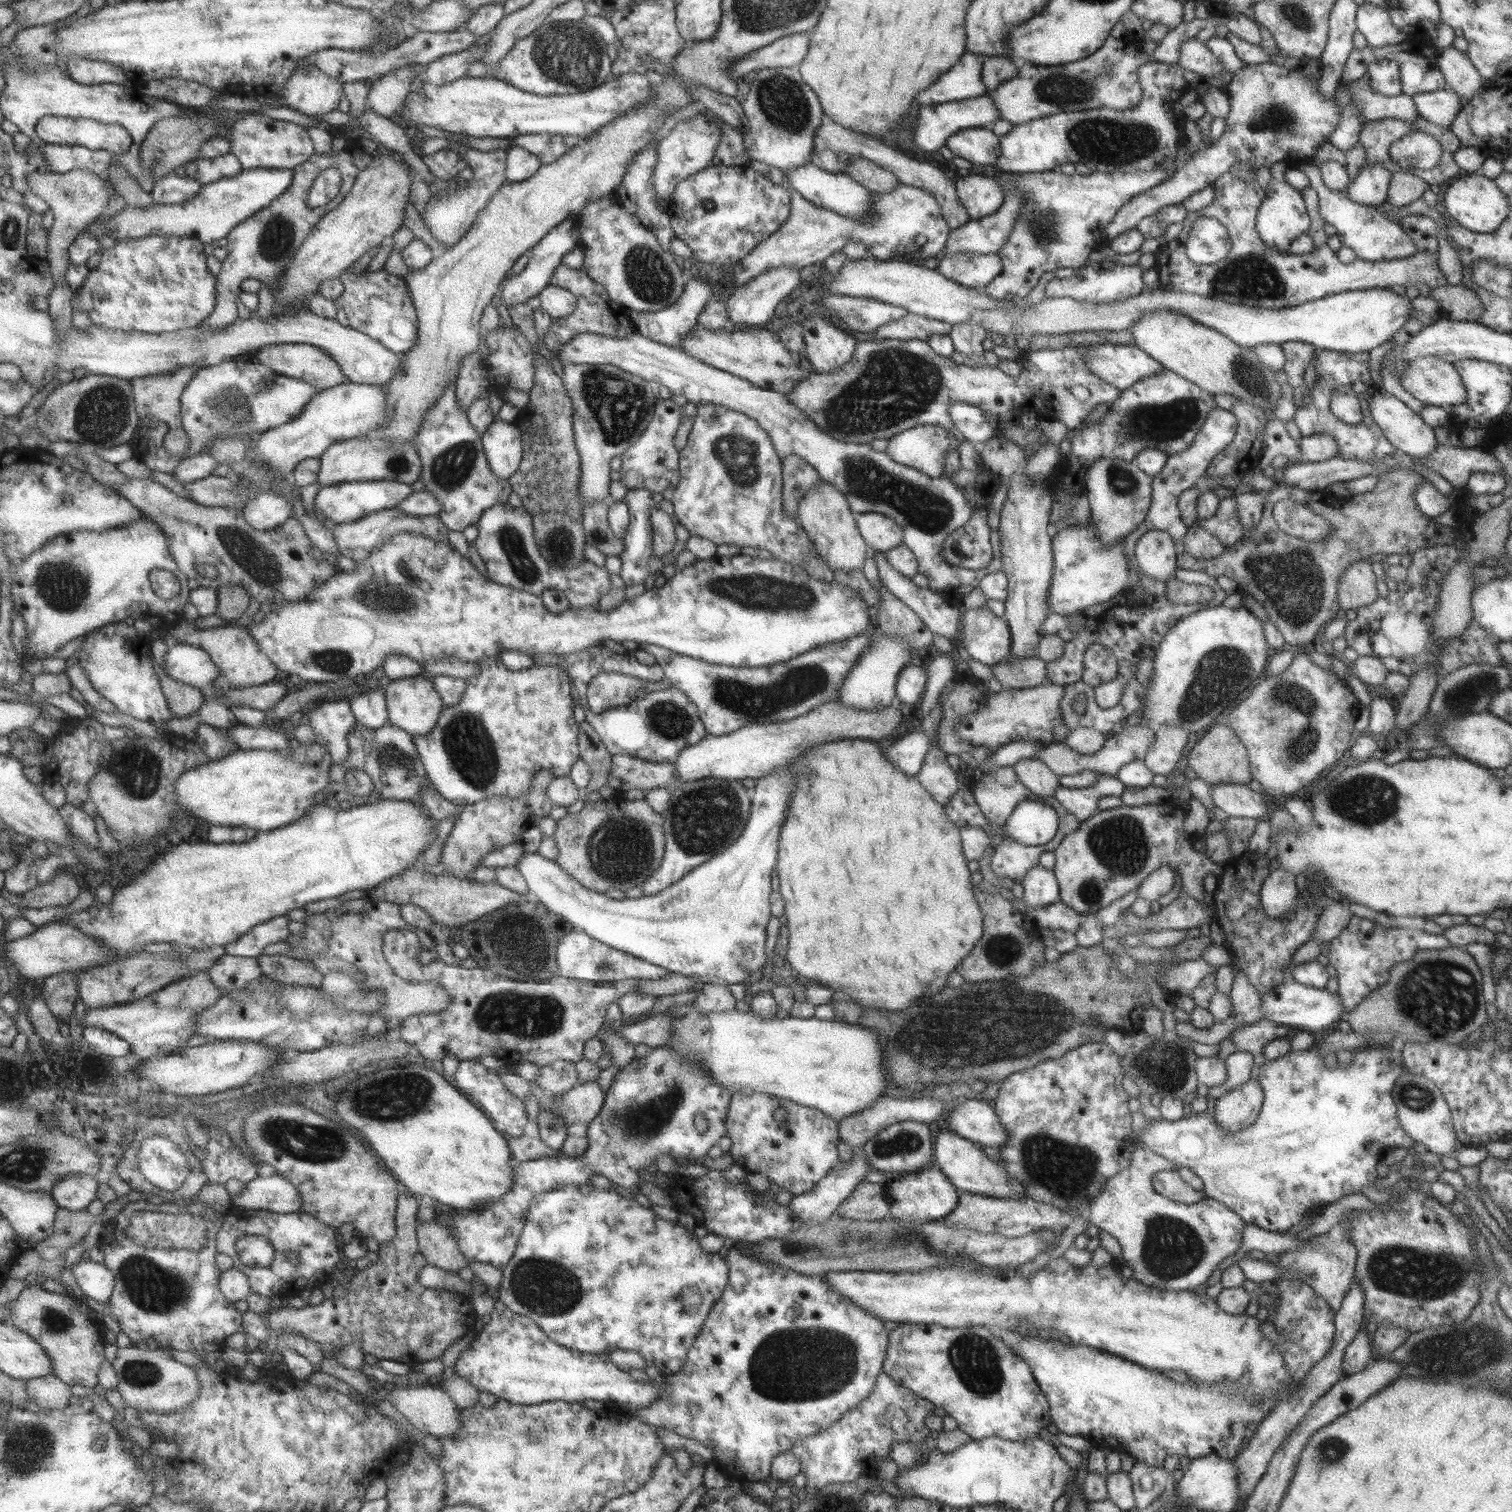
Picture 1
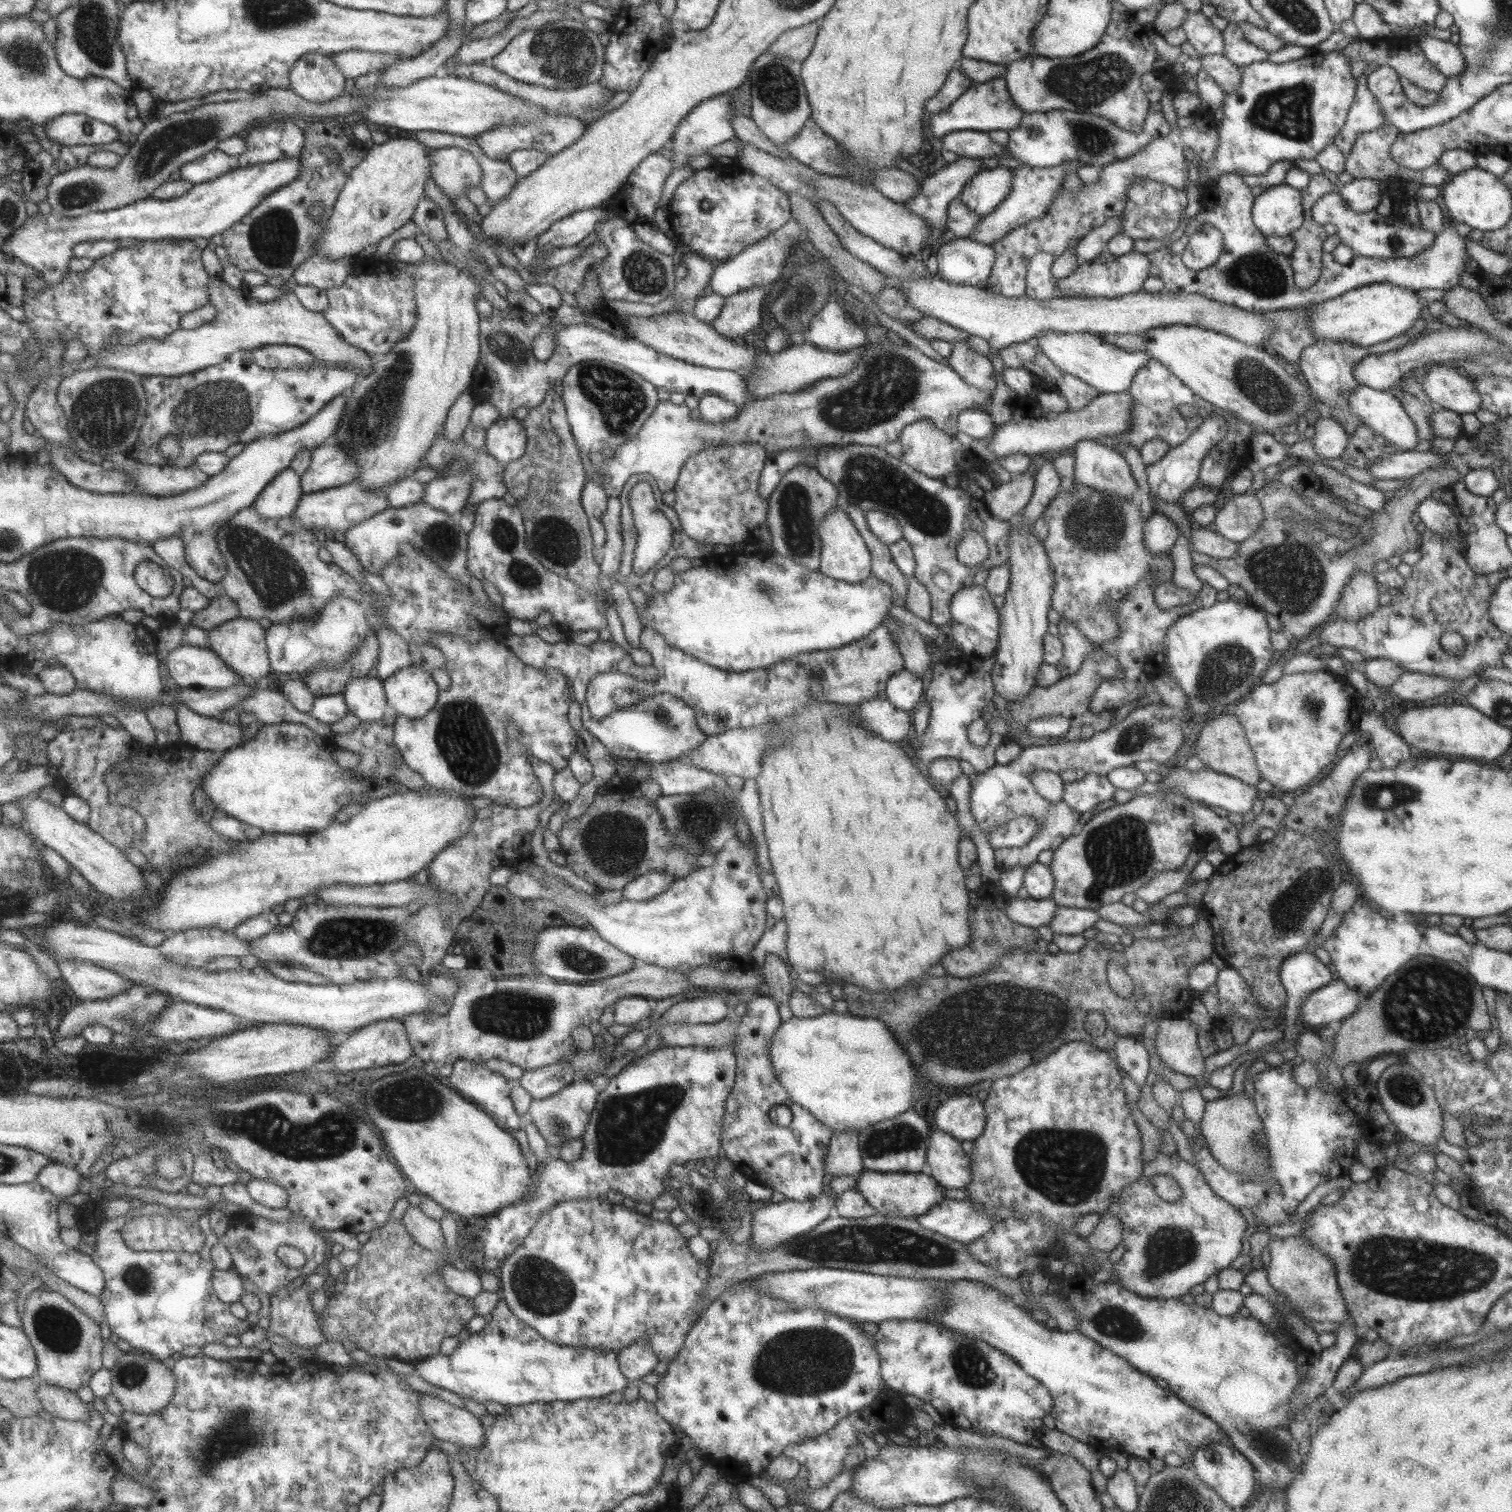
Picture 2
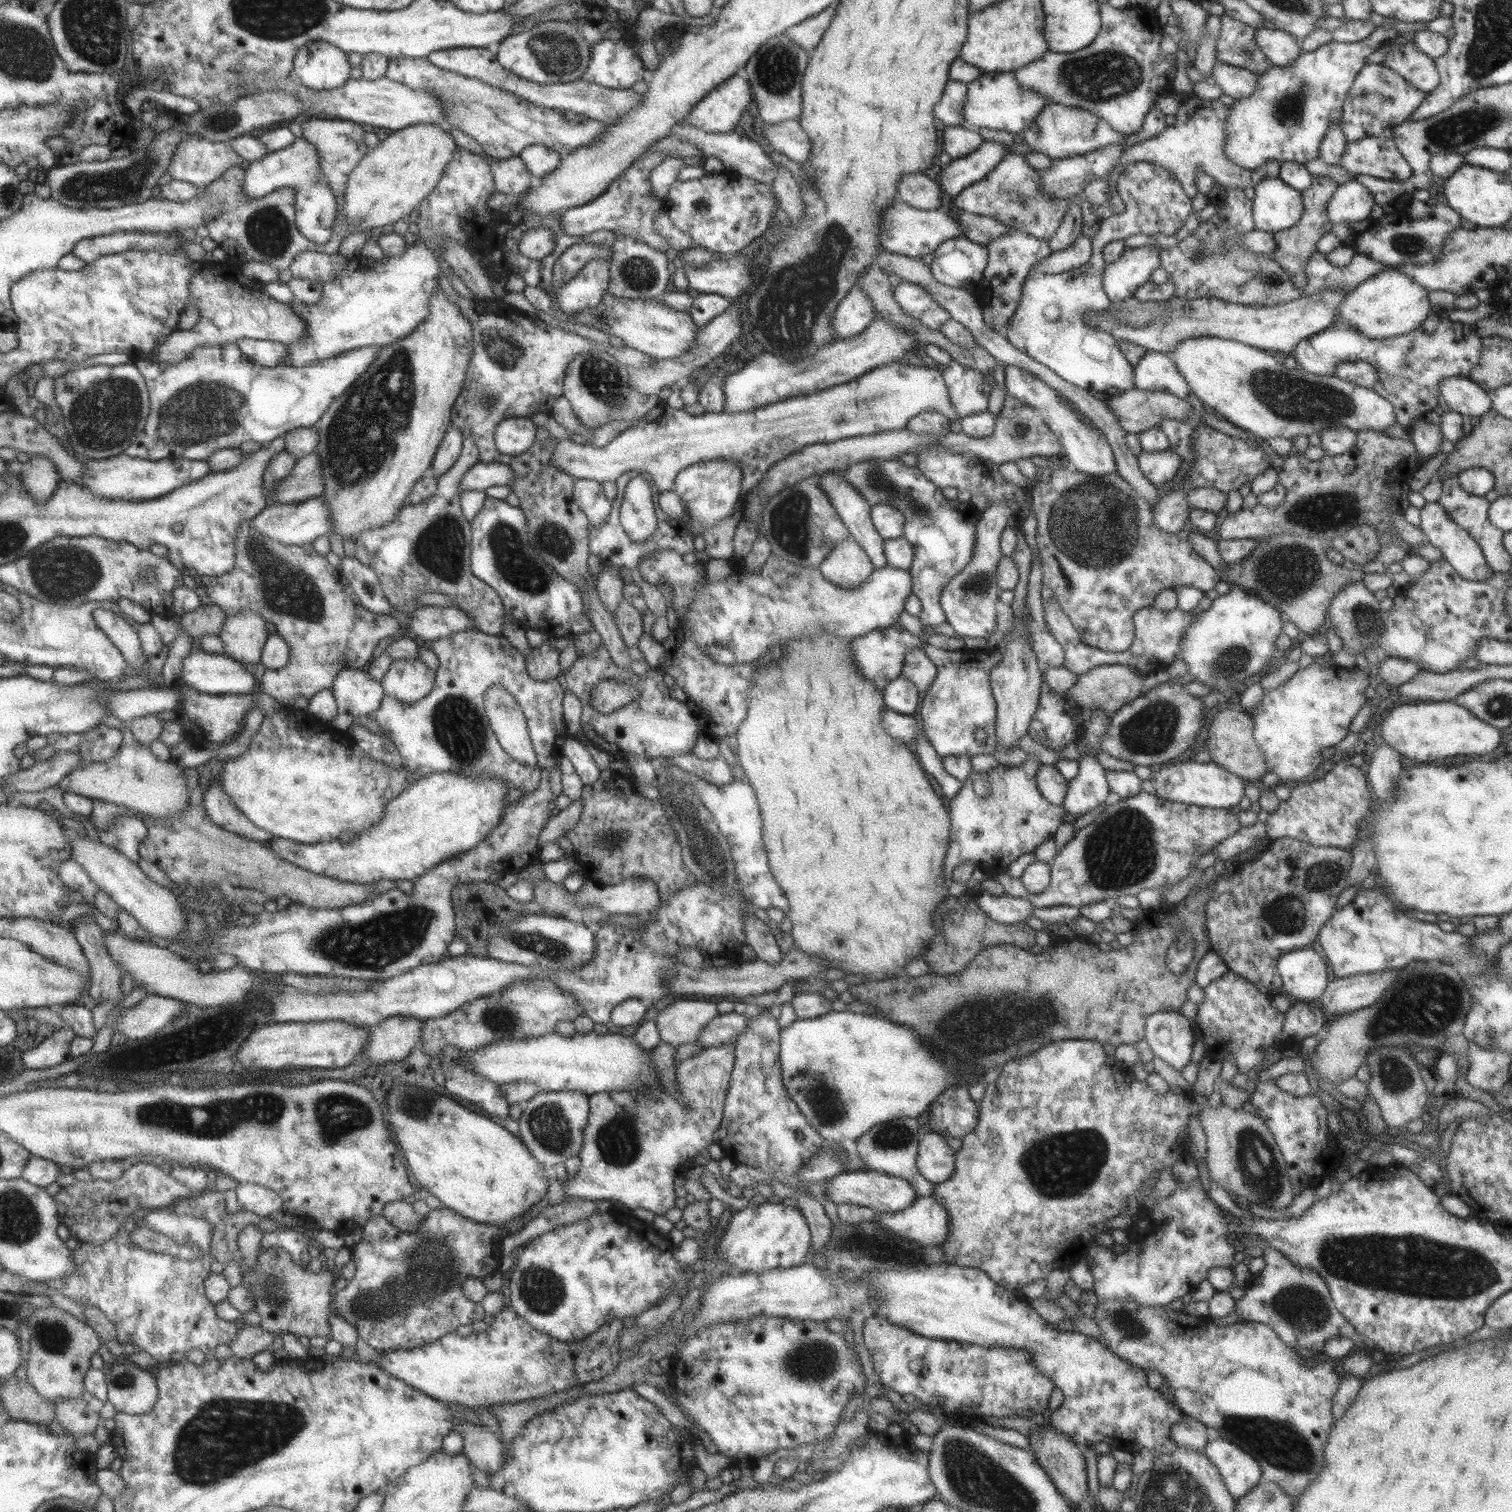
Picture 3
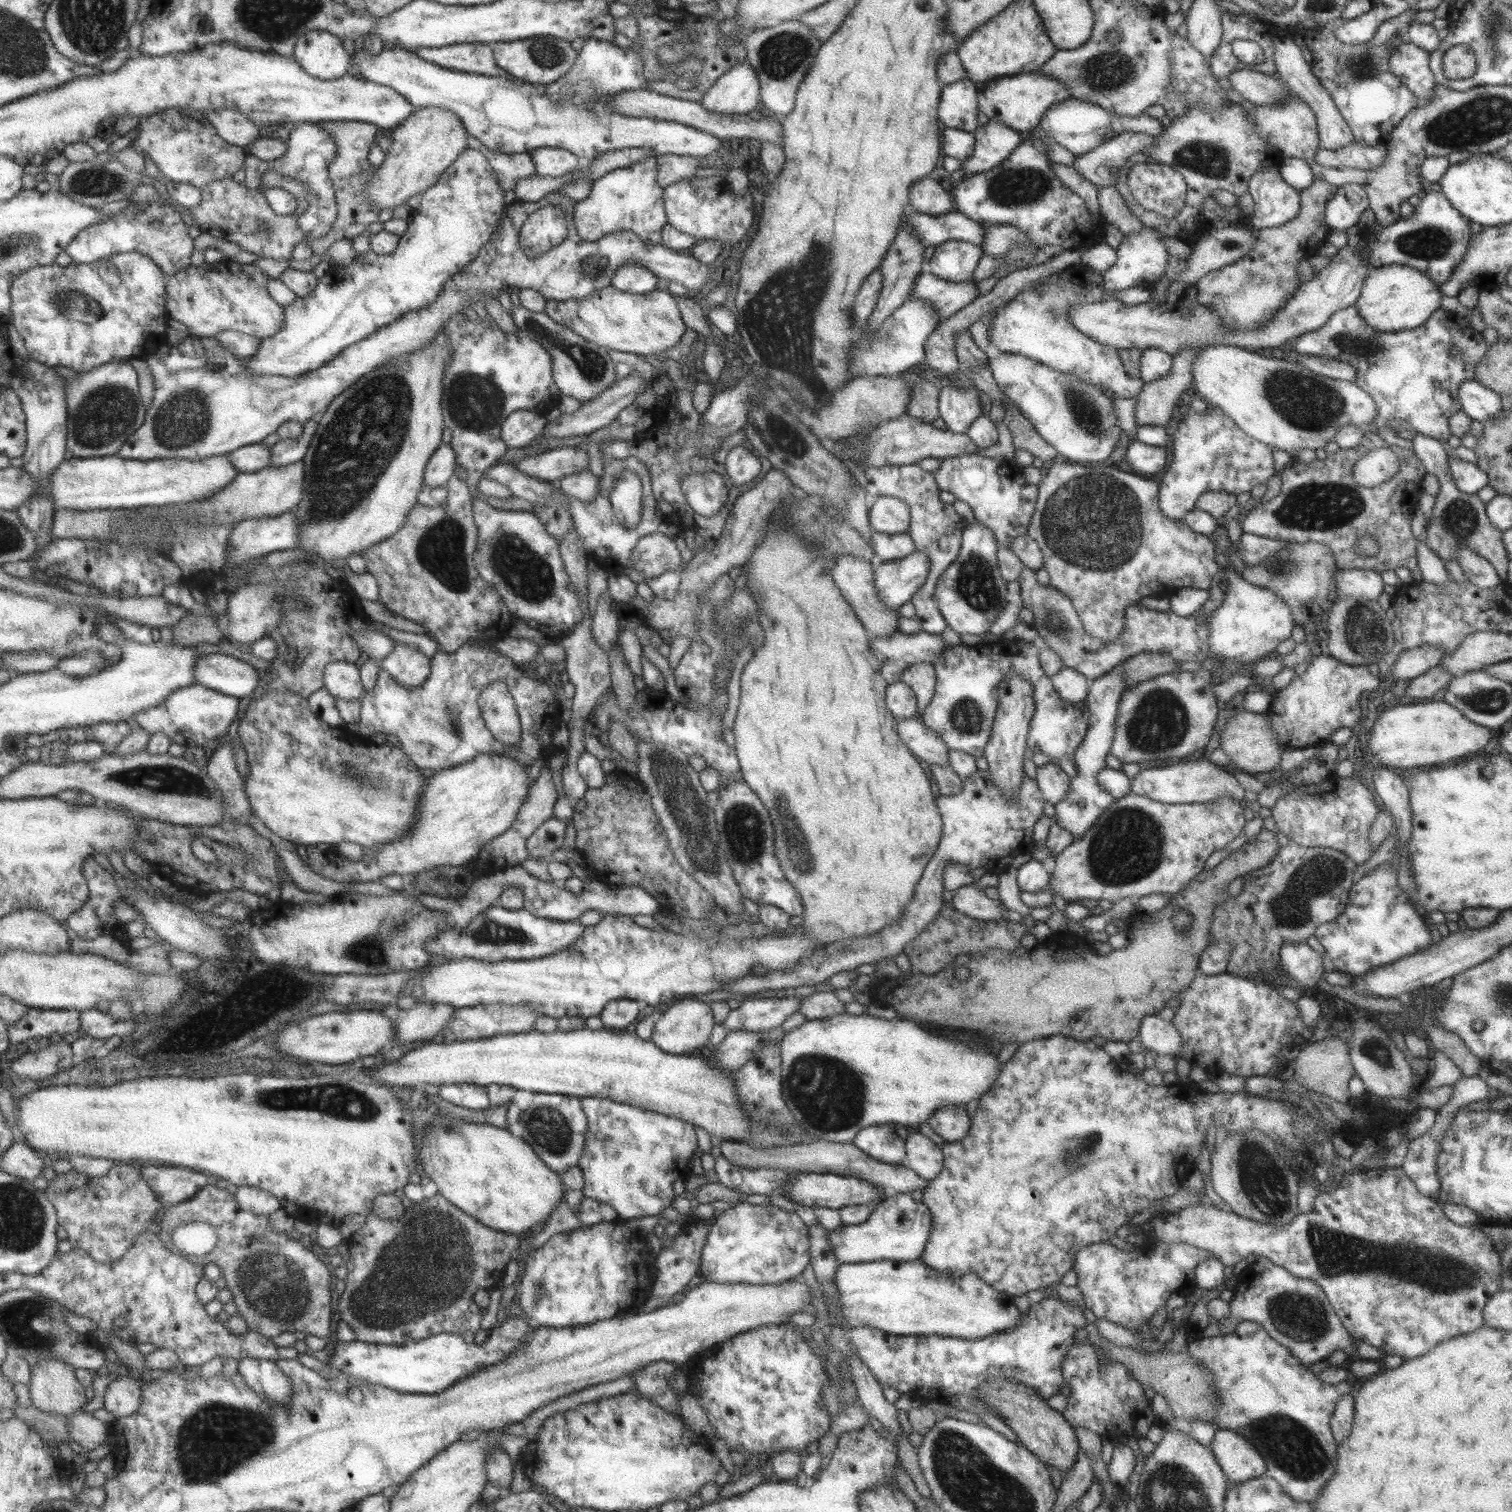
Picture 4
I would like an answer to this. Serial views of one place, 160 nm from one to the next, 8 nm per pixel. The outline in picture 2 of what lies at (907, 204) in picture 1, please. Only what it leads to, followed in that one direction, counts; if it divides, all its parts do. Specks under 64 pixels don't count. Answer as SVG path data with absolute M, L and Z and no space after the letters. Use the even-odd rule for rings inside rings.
M958 157L954 162L947 163L944 168L936 170L932 175L926 175L922 179L921 187L915 193L915 197L903 202L911 212L922 216L931 227L930 238L926 240L926 246L924 246L926 250L931 244L941 244L947 238L945 230L948 217L946 215L947 207L954 198L959 197L963 186L980 171L980 162L981 159L978 158ZM794 218L789 219L783 226L770 232L765 238L761 238L755 244L746 246L739 254L727 260L714 262L711 276L708 280L711 292L727 298L736 292L749 290L754 286L766 286L781 274L783 260L790 249L802 240L808 240L806 234L799 228Z

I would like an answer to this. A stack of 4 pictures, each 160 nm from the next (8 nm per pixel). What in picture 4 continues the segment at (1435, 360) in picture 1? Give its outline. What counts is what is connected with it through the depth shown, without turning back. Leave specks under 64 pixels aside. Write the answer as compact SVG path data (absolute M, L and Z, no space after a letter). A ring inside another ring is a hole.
M1474 378L1462 382L1457 389L1457 400L1461 406L1461 412L1467 414L1471 421L1482 423L1493 418L1501 408L1501 398L1493 390L1485 388Z

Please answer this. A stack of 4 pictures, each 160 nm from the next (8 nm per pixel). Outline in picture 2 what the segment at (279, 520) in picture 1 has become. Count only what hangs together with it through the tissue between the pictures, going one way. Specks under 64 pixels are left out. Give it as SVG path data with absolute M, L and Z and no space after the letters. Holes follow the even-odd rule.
M287 468L265 487L253 507L265 518L289 517L295 512L299 499L305 495L301 479L293 468Z

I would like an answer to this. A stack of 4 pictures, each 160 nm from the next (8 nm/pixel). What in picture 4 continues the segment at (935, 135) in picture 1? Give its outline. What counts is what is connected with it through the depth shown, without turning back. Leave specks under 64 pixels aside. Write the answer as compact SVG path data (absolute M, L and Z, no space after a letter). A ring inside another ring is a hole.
M1033 71L1009 77L999 77L985 83L974 83L977 89L979 112L983 112L989 121L999 121L1019 132L1036 132L1043 113L1053 104L1070 97L1067 87L1056 78Z

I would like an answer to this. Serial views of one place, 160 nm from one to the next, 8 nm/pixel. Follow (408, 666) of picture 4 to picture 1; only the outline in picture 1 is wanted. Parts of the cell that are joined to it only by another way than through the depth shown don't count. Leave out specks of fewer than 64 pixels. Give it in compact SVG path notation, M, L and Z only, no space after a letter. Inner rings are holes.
M423 674L397 679L388 684L386 688L390 721L409 731L411 736L427 734L439 718L444 703L435 686Z

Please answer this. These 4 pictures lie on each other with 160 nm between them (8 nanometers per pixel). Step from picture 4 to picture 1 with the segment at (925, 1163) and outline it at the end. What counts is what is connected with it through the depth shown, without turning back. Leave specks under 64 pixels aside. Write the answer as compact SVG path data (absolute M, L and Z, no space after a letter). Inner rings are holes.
M941 1129L933 1142L934 1164L948 1179L957 1191L985 1195L995 1198L1012 1198L1017 1200L1024 1194L1022 1184L1009 1176L997 1161L991 1161L982 1151L981 1145L957 1136L954 1132Z

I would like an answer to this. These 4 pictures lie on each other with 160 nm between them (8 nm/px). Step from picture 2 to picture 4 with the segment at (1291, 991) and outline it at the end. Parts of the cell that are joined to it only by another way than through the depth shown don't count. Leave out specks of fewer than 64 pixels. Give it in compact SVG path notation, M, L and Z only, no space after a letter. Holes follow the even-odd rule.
M1293 942L1281 944L1279 956L1283 972L1287 971L1300 989L1307 990L1317 986L1319 977L1324 972L1321 954L1312 950L1306 943Z

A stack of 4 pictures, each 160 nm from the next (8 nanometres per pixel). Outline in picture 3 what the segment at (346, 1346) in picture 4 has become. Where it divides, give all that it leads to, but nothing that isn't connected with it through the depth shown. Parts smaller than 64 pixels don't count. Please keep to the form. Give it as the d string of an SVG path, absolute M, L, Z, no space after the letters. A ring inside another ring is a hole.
M505 1306L484 1332L472 1331L466 1337L447 1333L427 1346L379 1352L379 1360L375 1356L368 1361L437 1401L483 1409L507 1401L547 1396L603 1378L620 1362L616 1340L623 1327L620 1318L611 1318L585 1339L563 1342L535 1330Z

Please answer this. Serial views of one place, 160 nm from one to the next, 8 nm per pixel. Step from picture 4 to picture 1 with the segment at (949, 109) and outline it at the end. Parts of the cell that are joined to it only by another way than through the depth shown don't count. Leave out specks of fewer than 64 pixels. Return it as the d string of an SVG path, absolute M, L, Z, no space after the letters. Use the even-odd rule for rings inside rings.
M964 53L949 70L941 73L931 86L917 93L919 105L936 105L960 101L987 93L981 82L981 63L984 57Z

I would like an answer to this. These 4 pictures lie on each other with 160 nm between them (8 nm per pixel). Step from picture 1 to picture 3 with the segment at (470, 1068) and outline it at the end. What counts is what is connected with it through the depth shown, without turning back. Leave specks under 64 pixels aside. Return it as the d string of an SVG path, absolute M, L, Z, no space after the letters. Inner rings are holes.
M453 1062L445 1063L442 1073L445 1084L441 1090L450 1098L457 1099L459 1103L486 1116L509 1117L509 1105L502 1098L502 1092L499 1092L499 1084L493 1084L484 1076L464 1070Z

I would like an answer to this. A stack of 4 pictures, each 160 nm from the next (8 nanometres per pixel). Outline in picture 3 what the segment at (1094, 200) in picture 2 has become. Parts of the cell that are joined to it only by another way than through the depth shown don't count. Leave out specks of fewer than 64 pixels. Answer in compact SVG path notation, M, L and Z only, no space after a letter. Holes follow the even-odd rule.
M1194 94L1187 95L1175 111L1175 124L1166 127L1153 138L1148 138L1137 144L1126 147L1118 158L1116 165L1110 172L1107 180L1109 198L1105 204L1092 206L1093 212L1099 221L1108 216L1116 215L1125 210L1125 203L1118 196L1116 185L1119 173L1129 164L1134 162L1148 162L1171 172L1180 182L1183 192L1190 200L1197 193L1195 187L1195 174L1204 172L1213 178L1214 184L1225 189L1245 189L1254 187L1259 180L1269 177L1277 177L1280 162L1275 159L1267 159L1259 166L1249 170L1234 163L1224 151L1226 141L1226 121L1231 106L1221 103L1219 99L1203 99ZM1012 226L1007 234L986 244L987 262L982 270L982 279L978 284L983 289L983 296L989 306L989 316L995 326L1004 326L1018 307L1023 279L1028 270L1042 258L1048 257L1051 250L1045 240L1037 240L1030 234L1015 230Z

